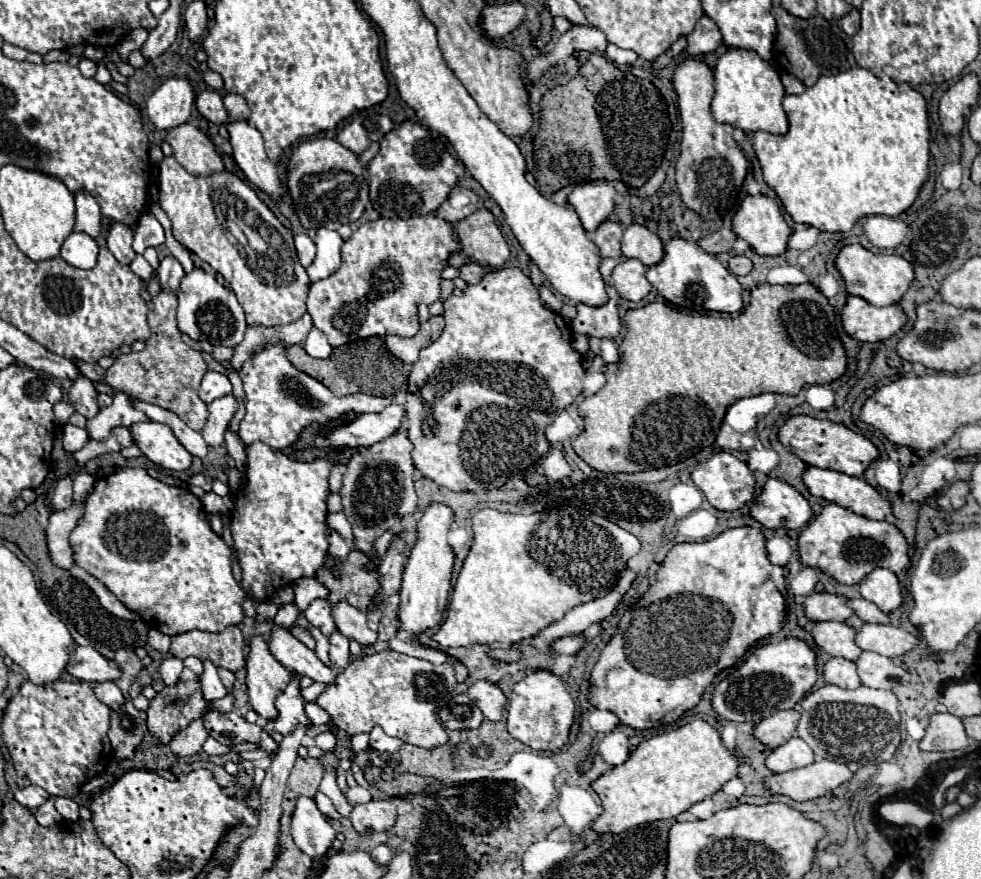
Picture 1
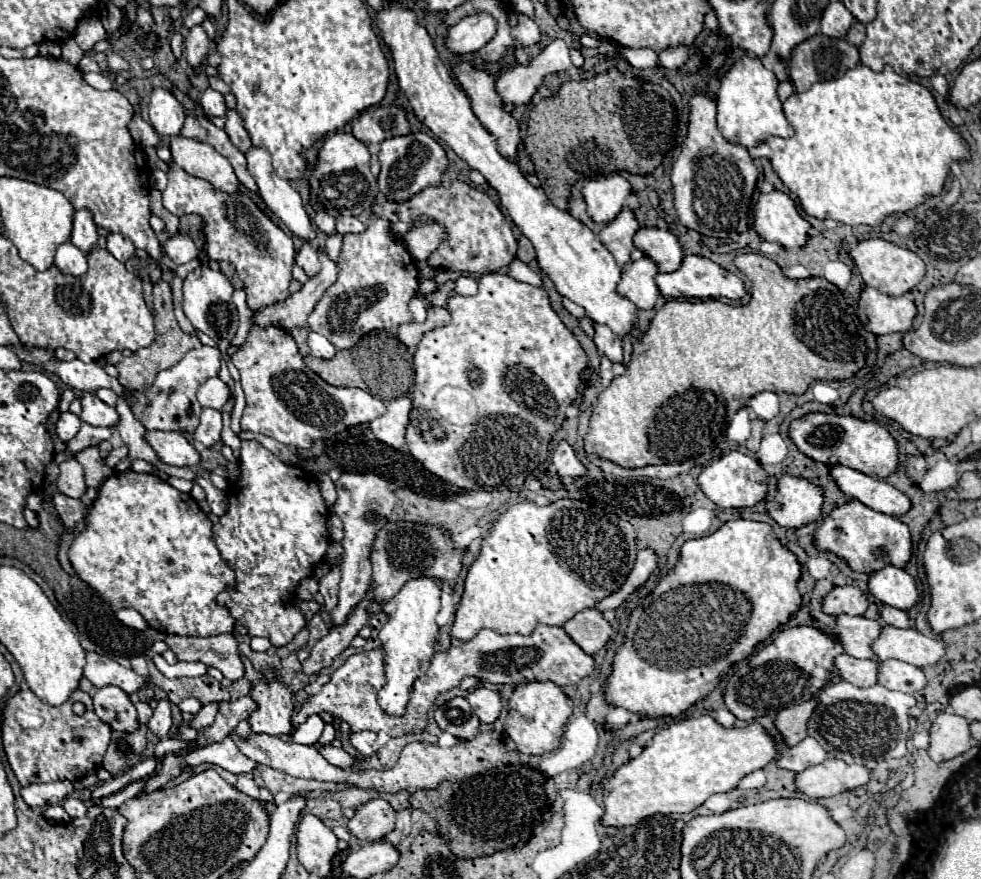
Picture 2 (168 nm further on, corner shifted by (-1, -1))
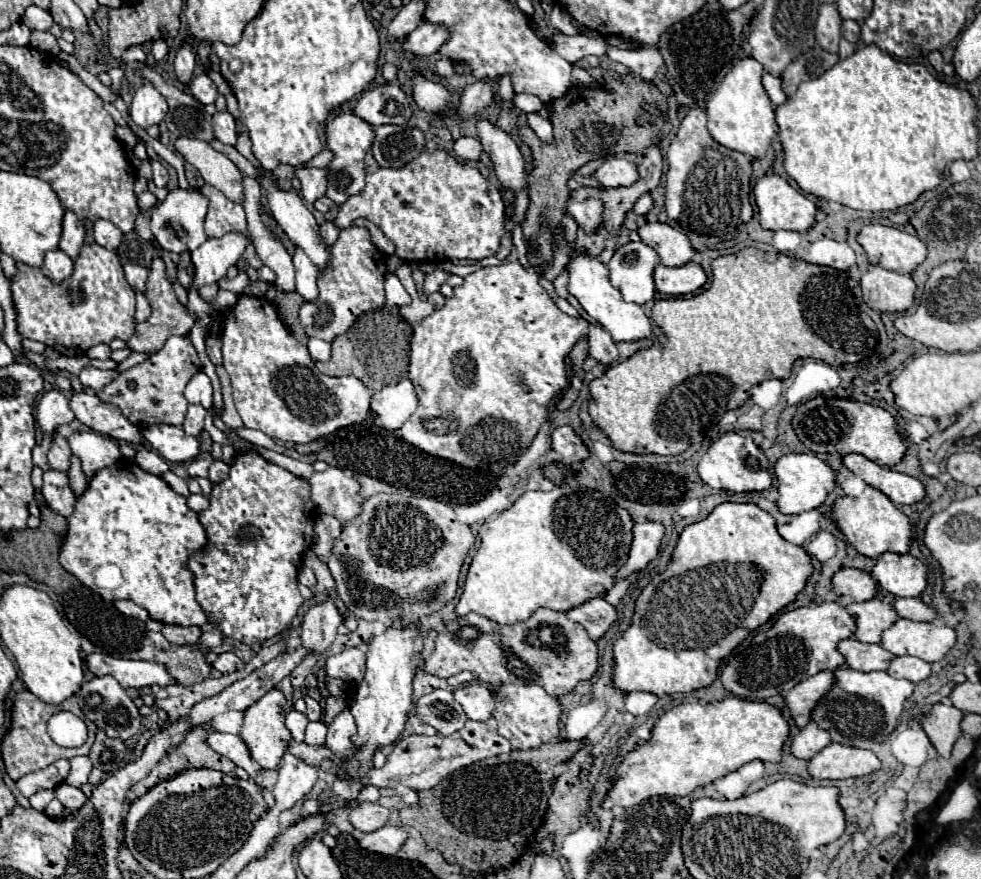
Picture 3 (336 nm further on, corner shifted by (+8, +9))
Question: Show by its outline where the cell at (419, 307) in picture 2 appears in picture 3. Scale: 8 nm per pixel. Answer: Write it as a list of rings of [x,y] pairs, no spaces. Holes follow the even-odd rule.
[[[387,274],[385,278],[385,302],[389,306],[407,306],[411,302],[411,296],[395,274]]]

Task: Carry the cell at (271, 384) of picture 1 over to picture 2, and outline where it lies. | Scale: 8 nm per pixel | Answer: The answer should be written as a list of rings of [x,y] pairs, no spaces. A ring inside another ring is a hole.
[[[252,326],[244,346],[232,356],[234,366],[240,372],[240,382],[246,394],[246,408],[242,414],[242,430],[246,432],[258,432],[264,436],[272,436],[278,442],[294,448],[310,448],[314,440],[318,438],[332,438],[340,430],[356,424],[366,424],[386,412],[386,406],[380,398],[374,398],[372,394],[360,390],[360,388],[336,388],[326,384],[318,374],[314,374],[304,362],[302,354],[298,352],[298,346],[294,338],[282,330],[282,328],[258,328]]]

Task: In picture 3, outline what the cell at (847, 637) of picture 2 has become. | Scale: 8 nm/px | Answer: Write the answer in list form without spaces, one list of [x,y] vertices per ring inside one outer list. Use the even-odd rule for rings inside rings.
[[[879,598],[859,602],[859,604],[849,604],[847,610],[849,610],[849,614],[855,616],[855,622],[857,622],[855,638],[861,640],[861,642],[871,642],[871,644],[879,644],[881,634],[893,622],[899,620],[893,606],[879,600]]]

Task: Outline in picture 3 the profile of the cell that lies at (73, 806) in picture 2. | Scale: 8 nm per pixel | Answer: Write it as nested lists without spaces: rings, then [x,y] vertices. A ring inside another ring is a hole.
[[[69,784],[57,786],[55,788],[55,798],[69,810],[79,810],[87,802],[87,796],[79,788],[69,786]]]

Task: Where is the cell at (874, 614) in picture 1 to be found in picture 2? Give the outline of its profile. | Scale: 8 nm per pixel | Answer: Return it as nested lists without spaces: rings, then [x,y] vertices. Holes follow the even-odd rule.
[[[880,606],[880,618],[882,618],[886,624],[892,624],[892,626],[896,626],[896,628],[910,628],[908,614],[906,614],[904,610],[898,610],[898,608]]]

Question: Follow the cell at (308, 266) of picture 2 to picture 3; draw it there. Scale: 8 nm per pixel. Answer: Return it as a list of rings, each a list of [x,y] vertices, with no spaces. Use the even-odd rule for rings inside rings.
[[[297,248],[293,254],[293,264],[295,264],[295,274],[297,274],[297,292],[303,296],[305,302],[315,302],[317,300],[317,278],[319,278],[319,268],[309,262],[307,254]]]

